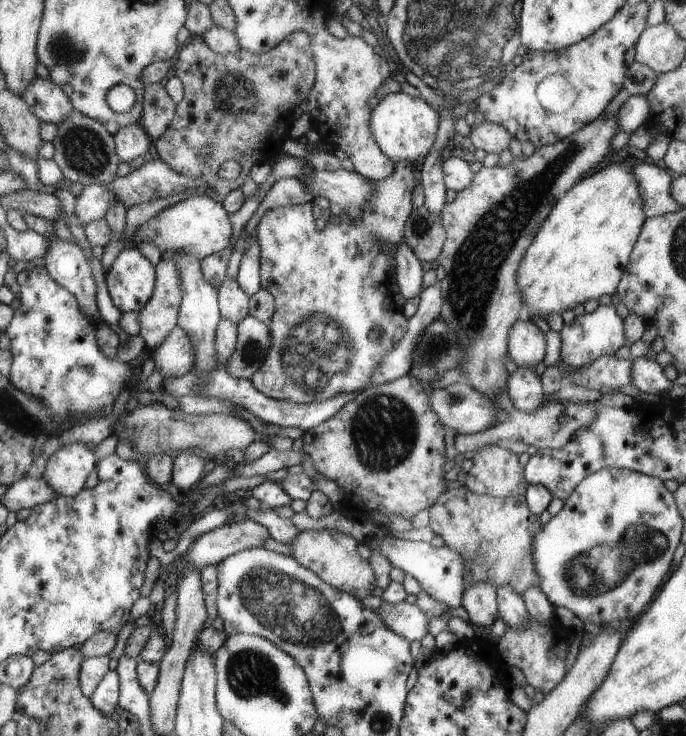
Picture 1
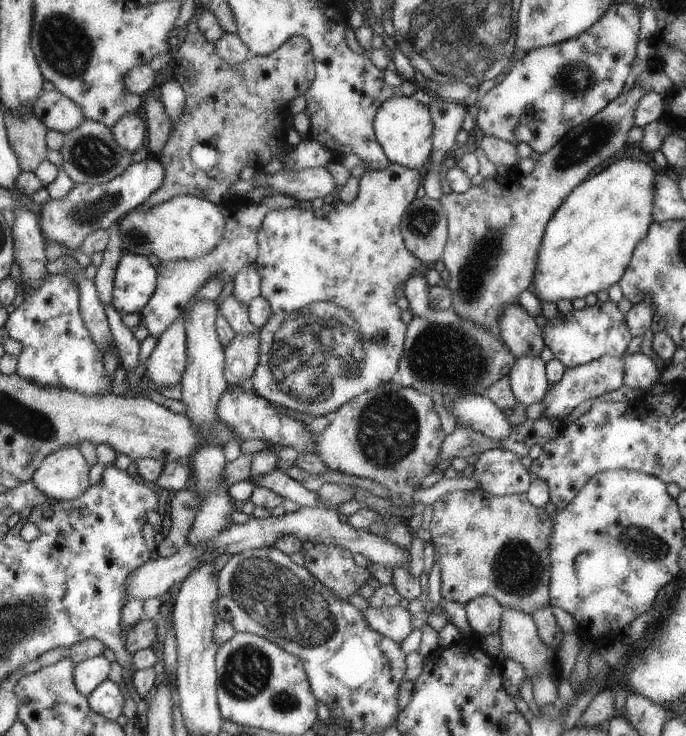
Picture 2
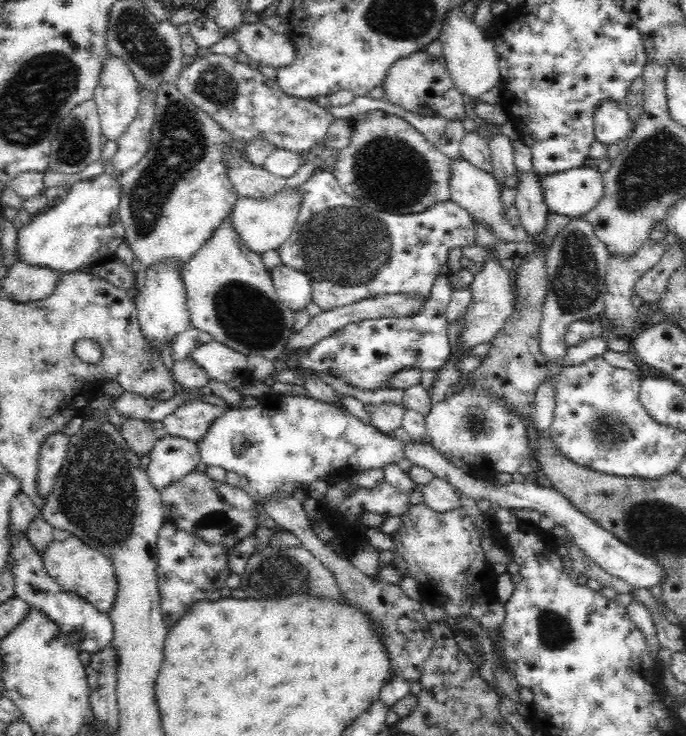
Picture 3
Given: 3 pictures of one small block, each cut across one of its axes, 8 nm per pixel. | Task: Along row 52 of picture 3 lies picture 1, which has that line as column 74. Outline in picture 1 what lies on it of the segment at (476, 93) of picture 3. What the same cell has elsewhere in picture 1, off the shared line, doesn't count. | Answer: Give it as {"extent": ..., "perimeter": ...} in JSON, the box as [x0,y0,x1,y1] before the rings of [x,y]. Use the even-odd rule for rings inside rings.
{"extent":[38,442,96,497],"perimeter":[[[80,442],[65,443],[54,451],[48,458],[47,464],[42,472],[38,472],[41,478],[50,487],[53,493],[59,496],[72,497],[83,489],[85,478],[93,468],[95,468],[96,459],[93,451],[89,451],[86,446]]]}

